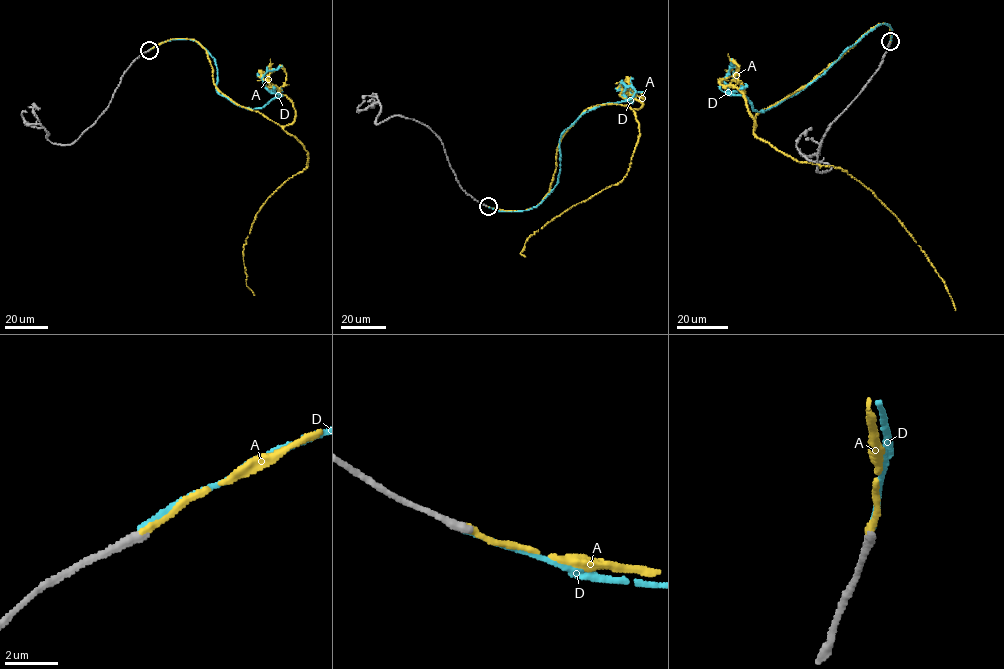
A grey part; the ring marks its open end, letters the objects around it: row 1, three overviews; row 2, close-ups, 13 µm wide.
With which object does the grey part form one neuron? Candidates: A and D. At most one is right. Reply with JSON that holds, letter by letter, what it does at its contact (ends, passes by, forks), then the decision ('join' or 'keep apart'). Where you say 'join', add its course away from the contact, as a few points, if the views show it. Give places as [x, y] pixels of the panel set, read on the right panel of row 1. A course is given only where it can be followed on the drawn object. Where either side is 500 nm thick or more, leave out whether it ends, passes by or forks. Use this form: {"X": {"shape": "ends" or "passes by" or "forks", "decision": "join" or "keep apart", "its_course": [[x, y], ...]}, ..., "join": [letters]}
{"A": {"shape": "ends", "decision": "join", "its_course": [[890, 41], [889, 25], [877, 24], [756, 113], [753, 132], [871, 191], [927, 257], [955, 310]]}, "D": {"shape": "ends", "decision": "keep apart"}, "join": ["A"]}

